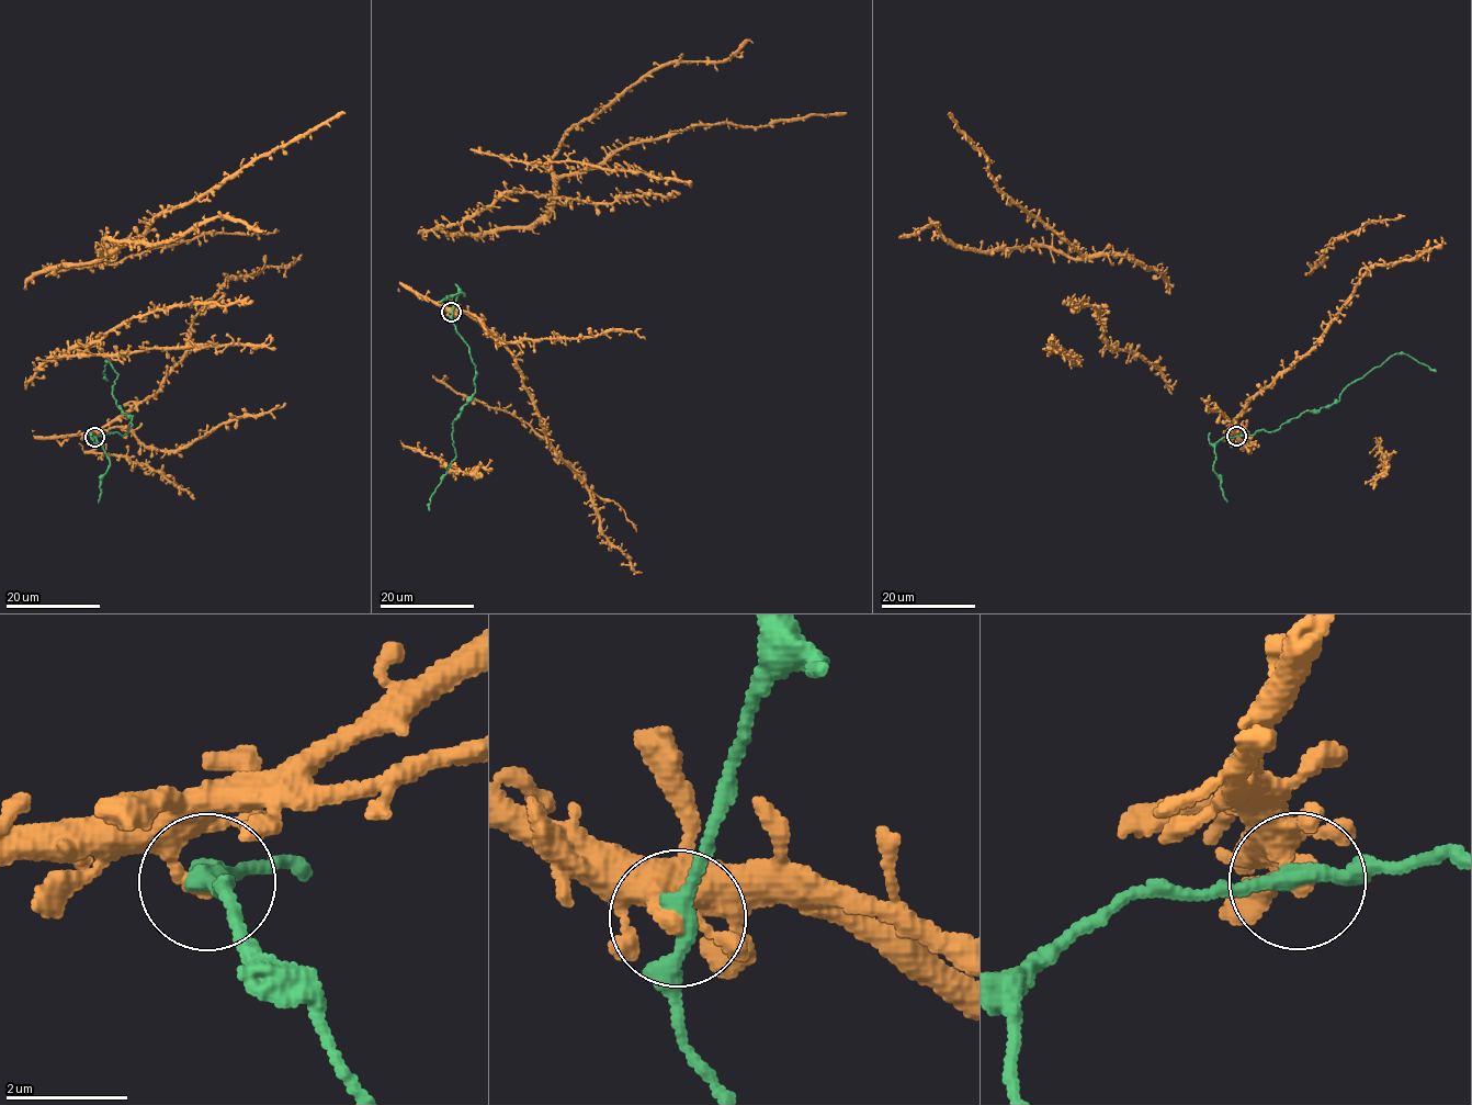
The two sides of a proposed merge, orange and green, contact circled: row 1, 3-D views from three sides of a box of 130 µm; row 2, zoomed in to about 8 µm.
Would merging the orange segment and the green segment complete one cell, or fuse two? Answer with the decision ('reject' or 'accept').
accept

